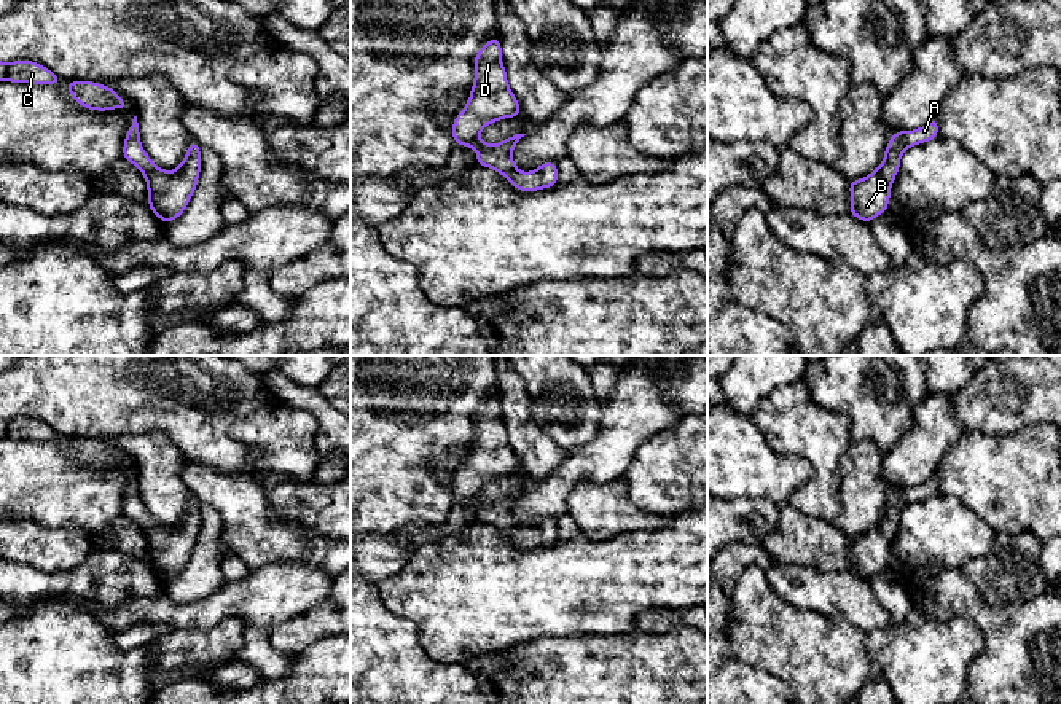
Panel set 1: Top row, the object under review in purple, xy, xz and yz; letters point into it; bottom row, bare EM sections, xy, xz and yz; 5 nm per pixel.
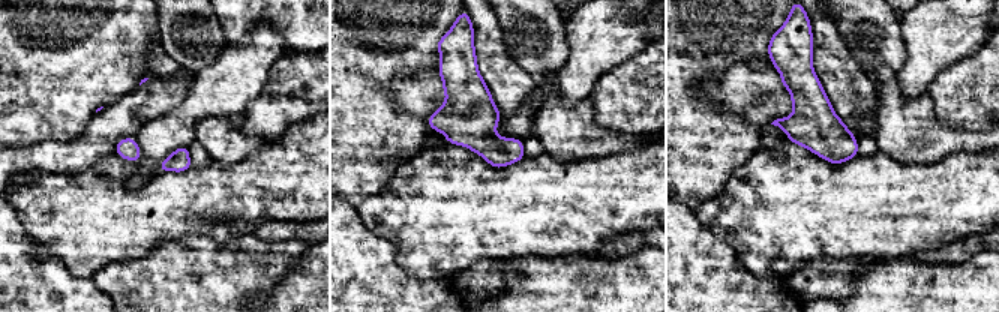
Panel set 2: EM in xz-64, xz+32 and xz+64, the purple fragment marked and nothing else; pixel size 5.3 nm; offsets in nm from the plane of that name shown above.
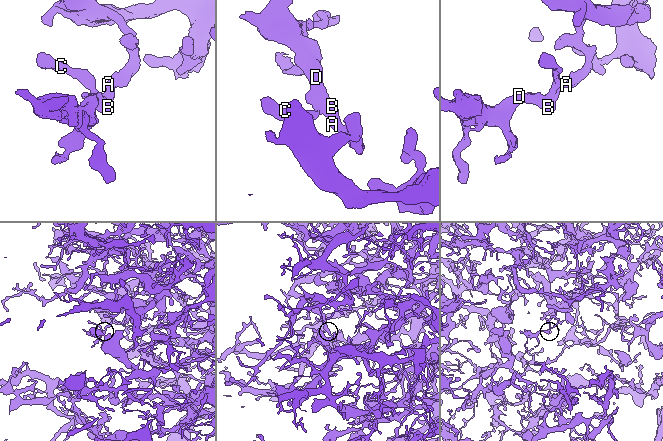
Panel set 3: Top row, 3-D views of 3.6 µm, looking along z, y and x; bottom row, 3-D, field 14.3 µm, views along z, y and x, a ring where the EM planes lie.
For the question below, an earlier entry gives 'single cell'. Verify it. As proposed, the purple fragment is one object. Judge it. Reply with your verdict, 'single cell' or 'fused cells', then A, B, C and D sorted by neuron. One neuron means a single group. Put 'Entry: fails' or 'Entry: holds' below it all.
single cell; A B C D
Entry: holds

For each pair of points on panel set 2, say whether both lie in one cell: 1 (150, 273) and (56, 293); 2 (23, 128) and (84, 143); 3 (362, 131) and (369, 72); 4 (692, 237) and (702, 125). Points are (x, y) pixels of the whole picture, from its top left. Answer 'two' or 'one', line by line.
1: two
2: two
3: one
4: two

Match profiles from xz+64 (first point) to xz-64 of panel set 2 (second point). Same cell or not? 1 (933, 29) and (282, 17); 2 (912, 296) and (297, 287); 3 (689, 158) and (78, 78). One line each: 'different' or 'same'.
1: different
2: different
3: same

